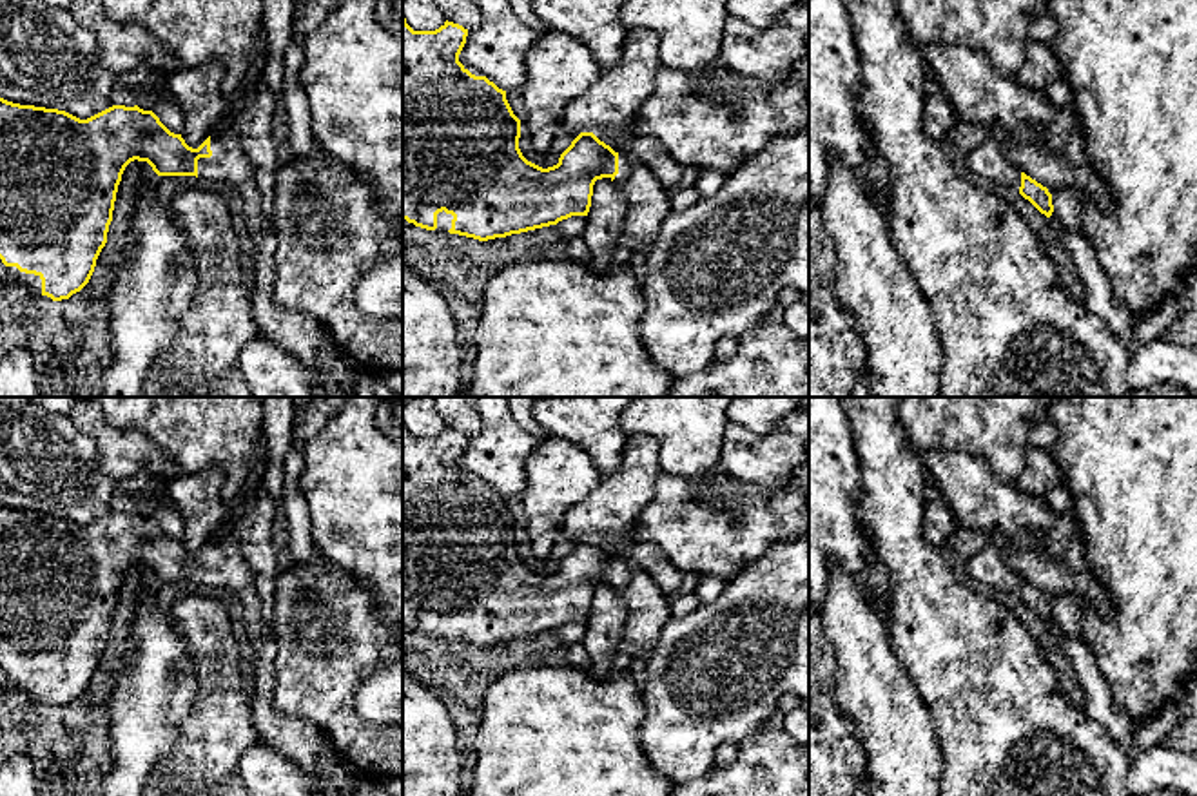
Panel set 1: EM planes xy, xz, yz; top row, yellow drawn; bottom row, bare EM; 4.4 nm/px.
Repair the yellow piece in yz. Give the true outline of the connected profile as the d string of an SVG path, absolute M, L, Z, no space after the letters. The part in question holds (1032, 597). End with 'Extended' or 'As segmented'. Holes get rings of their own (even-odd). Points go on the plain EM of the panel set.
M1019 529L1014 535L994 531L987 546L967 562L968 575L988 589L1001 589L1019 597L1041 620L1052 622L1052 600L1046 593L1021 578L1010 566L1010 557L1023 549L1046 551L1048 542L1039 531Z. Extended

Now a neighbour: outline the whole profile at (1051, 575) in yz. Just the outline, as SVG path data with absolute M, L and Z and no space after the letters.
M1023 549L1010 557L1012 569L1048 595L1050 600L1059 595L1074 595L1079 602L1092 602L1110 616L1114 613L1106 589L1095 580L1090 569L1074 573L1065 560L1054 558L1048 551Z

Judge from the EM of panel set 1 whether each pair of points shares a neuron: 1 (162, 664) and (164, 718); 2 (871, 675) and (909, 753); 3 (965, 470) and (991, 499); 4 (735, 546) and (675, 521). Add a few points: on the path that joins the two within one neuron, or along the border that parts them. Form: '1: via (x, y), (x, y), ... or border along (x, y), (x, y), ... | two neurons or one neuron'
1: via (162, 677), (162, 706) | one neuron
2: via (876, 695), (896, 733) | one neuron
3: via (969, 477), (983, 492) | one neuron
4: via (720, 539), (708, 539), (690, 526) | one neuron

